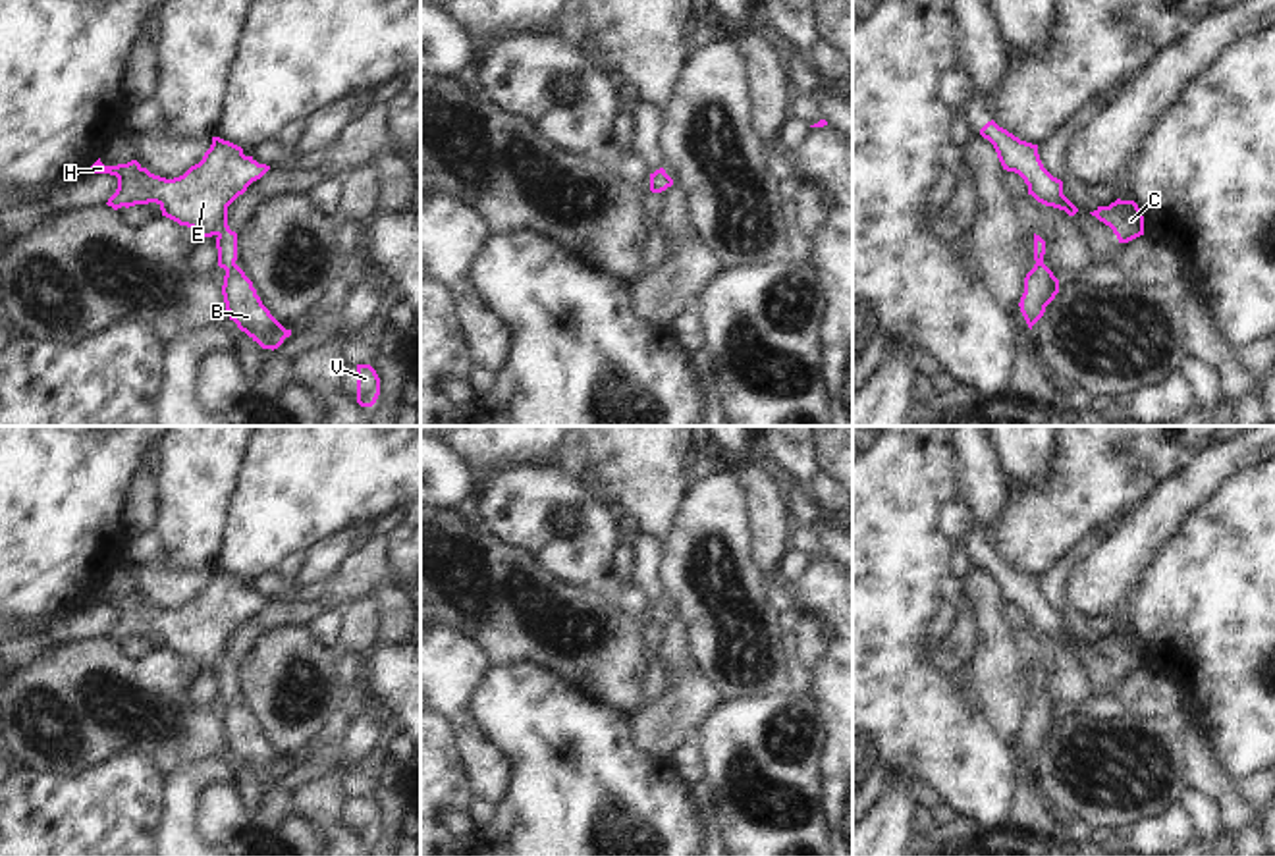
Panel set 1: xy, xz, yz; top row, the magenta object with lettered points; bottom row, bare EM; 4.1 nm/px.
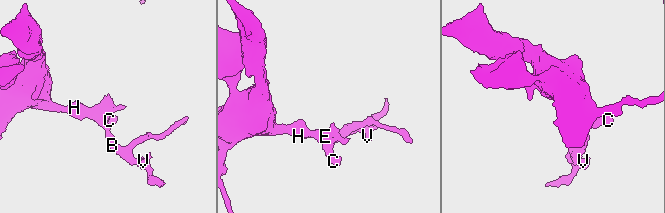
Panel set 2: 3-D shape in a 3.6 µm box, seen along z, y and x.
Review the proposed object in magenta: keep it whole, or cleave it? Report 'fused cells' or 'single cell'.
single cell

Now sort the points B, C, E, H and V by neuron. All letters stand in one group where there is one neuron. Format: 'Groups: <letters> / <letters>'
Groups: B C E H V.

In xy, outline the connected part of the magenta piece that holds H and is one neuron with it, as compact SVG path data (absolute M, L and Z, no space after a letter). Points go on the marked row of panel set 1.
M212 137L203 160L174 179L150 174L137 160L104 166L98 158L87 174L118 177L118 189L106 202L114 210L156 202L162 216L197 229L203 237L214 235L218 266L226 270L222 295L230 320L262 349L274 351L291 330L270 314L253 281L235 264L237 233L228 226L228 206L268 170L270 166L245 156L241 147Z

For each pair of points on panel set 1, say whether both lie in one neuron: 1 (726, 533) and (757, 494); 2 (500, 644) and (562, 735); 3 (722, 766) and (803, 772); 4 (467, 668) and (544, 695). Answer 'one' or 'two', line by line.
1: two
2: two
3: one
4: two

